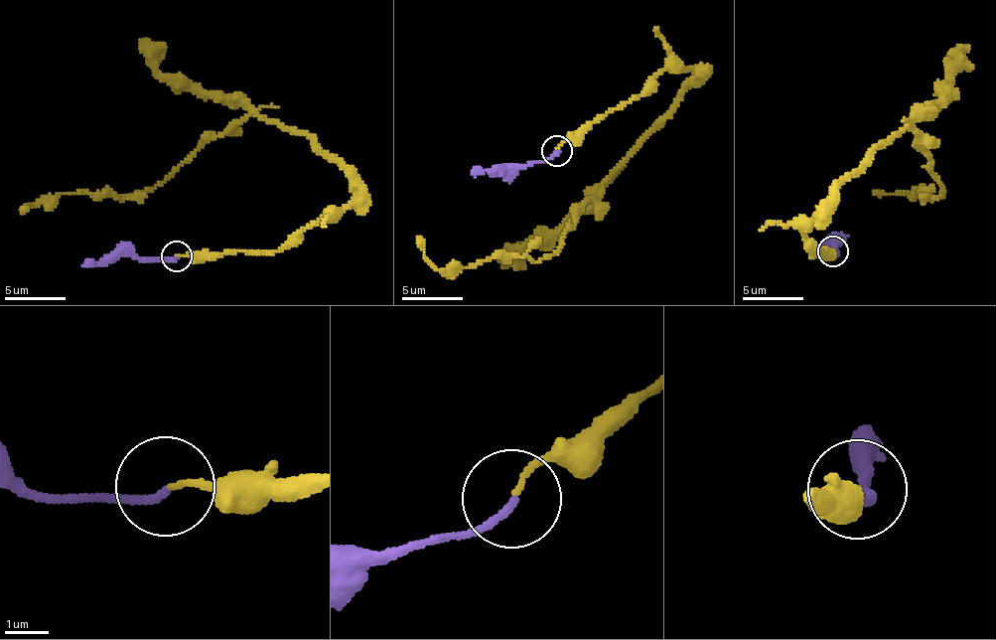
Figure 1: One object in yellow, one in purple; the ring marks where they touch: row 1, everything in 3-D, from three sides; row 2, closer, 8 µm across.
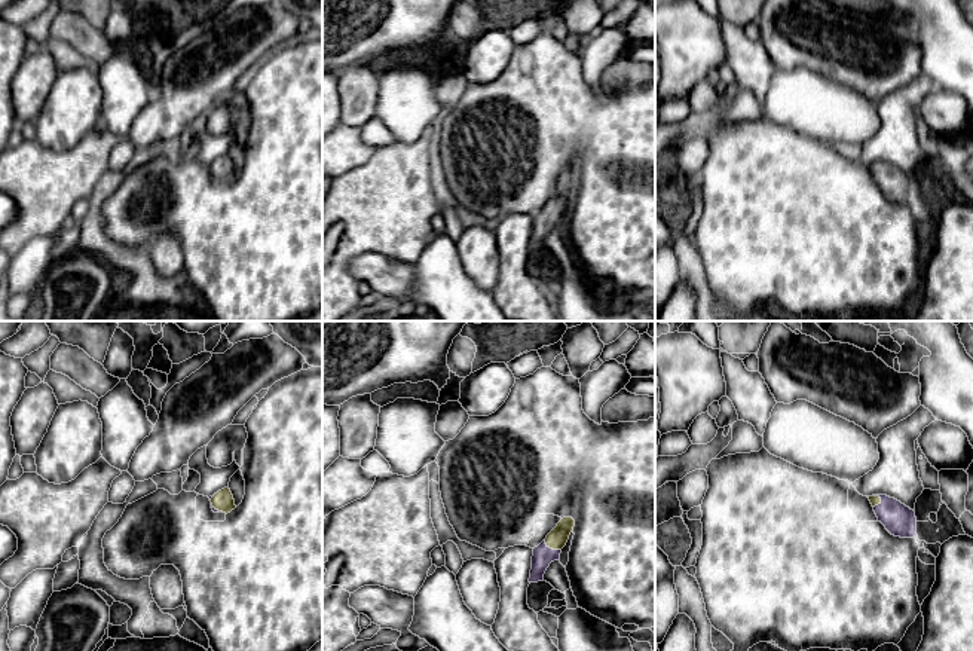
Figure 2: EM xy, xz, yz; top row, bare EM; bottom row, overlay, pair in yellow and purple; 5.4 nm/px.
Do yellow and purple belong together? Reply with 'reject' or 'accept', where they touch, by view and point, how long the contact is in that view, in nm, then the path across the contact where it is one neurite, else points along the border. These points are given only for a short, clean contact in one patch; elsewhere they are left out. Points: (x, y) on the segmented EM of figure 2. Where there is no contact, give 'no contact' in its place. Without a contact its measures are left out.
accept | xz (551, 547) | 110 nm | across xz (557, 538), (551, 547), (542, 556)

